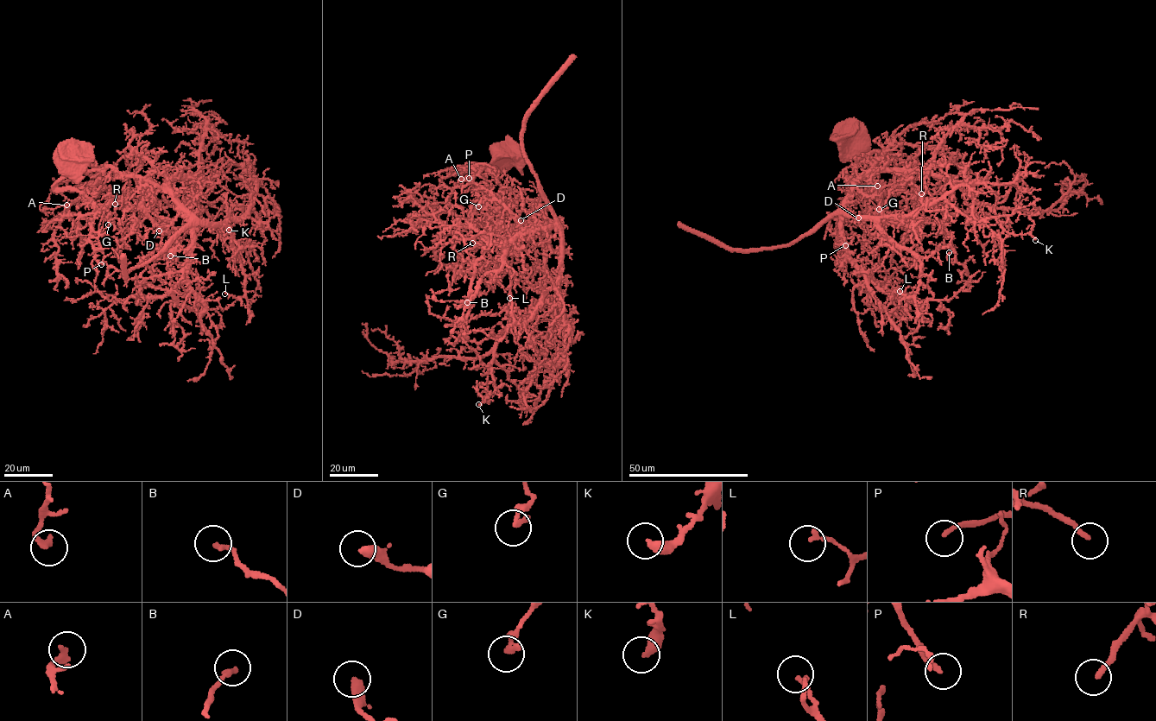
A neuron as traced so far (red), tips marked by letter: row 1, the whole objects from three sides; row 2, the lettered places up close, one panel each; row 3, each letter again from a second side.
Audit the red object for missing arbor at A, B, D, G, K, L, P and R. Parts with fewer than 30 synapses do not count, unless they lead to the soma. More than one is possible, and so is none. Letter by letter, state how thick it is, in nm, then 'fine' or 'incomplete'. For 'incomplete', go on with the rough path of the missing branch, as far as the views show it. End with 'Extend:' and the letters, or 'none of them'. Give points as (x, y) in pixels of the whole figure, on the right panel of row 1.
A: 240 nm | fine
B: 190 nm | fine
D: 380 nm | fine
G: 240 nm | fine
K: 400 nm | fine
L: 190 nm | fine
P: 200 nm | fine
R: 220 nm | fine
Extend: none of them

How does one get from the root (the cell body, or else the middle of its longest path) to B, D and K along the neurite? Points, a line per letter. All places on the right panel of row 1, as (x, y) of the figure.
B: (848, 142), (875, 164), (865, 173), (869, 187), (882, 190), (887, 219), (937, 224), (956, 261), (949, 252)
D: (848, 142), (875, 164), (867, 181), (883, 195), (865, 176), (855, 183), (844, 213), (858, 218)
K: (848, 142), (875, 164), (865, 173), (881, 195), (869, 172), (939, 174), (986, 204), (1006, 231), (1035, 240)

